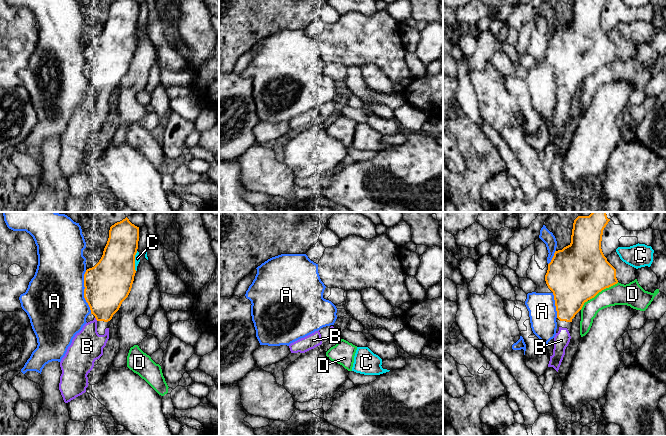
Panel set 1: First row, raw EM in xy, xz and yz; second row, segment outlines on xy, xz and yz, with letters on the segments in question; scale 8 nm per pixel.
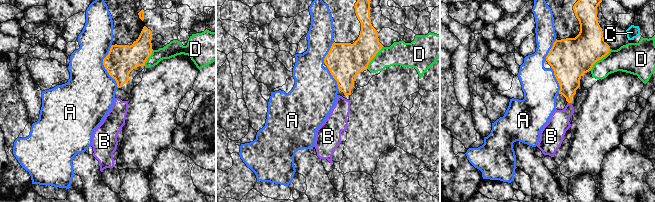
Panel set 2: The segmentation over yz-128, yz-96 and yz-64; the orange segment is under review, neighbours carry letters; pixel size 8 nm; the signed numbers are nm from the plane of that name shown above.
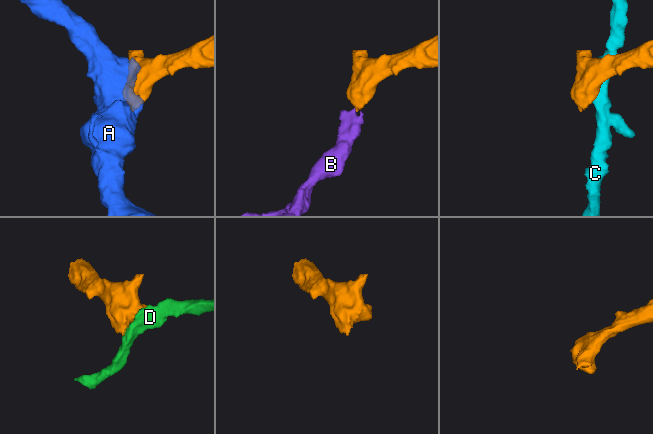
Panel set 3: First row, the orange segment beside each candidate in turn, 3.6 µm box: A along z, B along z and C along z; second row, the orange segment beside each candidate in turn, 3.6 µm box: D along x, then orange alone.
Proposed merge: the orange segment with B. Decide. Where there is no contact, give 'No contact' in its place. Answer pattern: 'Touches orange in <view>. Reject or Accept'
Touches orange in xy. Accept

